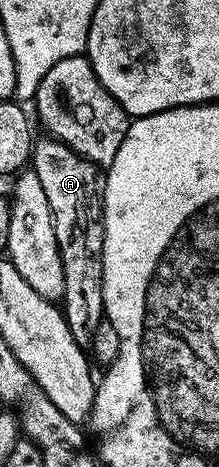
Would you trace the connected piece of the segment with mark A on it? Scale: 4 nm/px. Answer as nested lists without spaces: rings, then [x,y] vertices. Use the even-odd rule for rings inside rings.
[[[51,137],[37,138],[30,160],[31,174],[42,185],[52,210],[54,237],[62,257],[62,310],[74,341],[91,348],[92,338],[105,322],[104,314],[104,181],[101,168]]]

